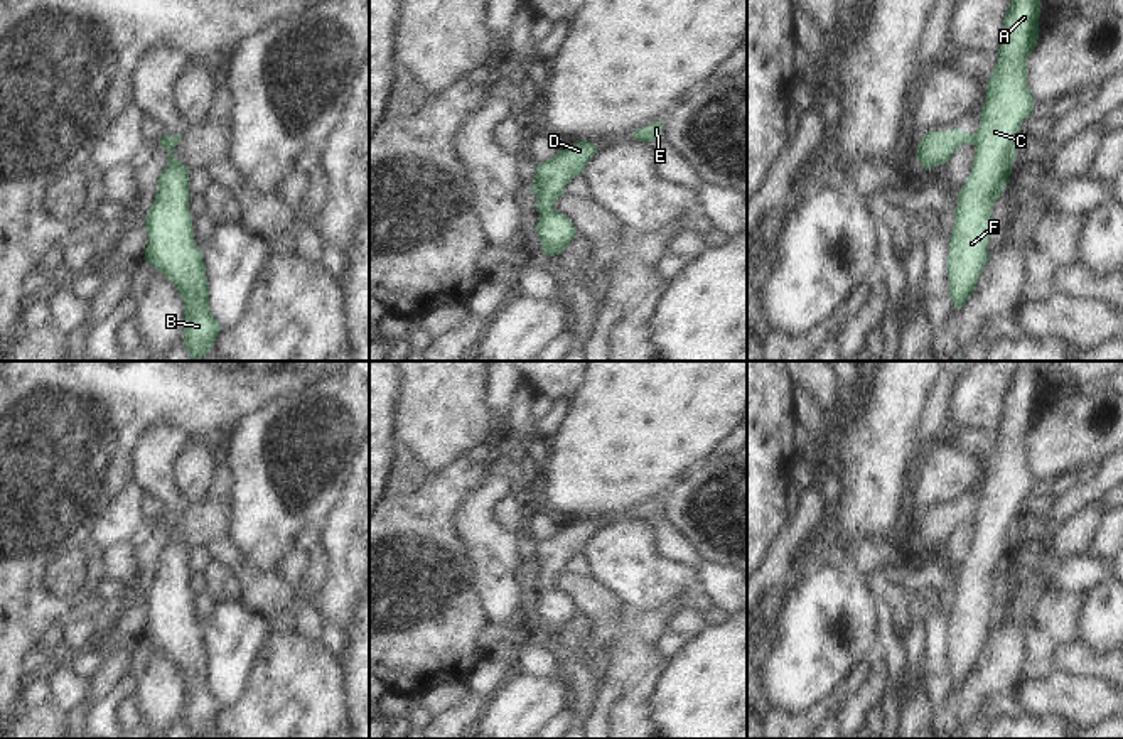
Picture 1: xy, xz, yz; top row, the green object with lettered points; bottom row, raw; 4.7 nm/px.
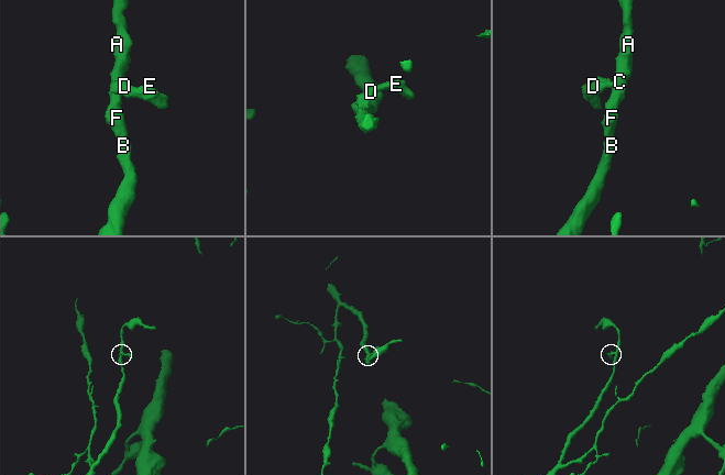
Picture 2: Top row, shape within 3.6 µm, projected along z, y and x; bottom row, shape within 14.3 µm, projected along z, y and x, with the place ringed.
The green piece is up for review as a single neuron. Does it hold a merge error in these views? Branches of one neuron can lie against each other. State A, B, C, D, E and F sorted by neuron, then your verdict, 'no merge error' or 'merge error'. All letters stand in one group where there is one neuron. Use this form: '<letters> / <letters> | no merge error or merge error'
A B C F / D E | merge error

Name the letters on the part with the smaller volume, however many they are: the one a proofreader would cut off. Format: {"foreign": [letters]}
{"foreign": ["D", "E"]}

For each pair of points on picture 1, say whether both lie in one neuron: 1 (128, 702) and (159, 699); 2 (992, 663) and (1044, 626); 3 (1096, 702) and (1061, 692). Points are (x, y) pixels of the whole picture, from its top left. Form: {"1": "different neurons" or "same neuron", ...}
{"1": "different neurons", "2": "different neurons", "3": "same neuron"}

